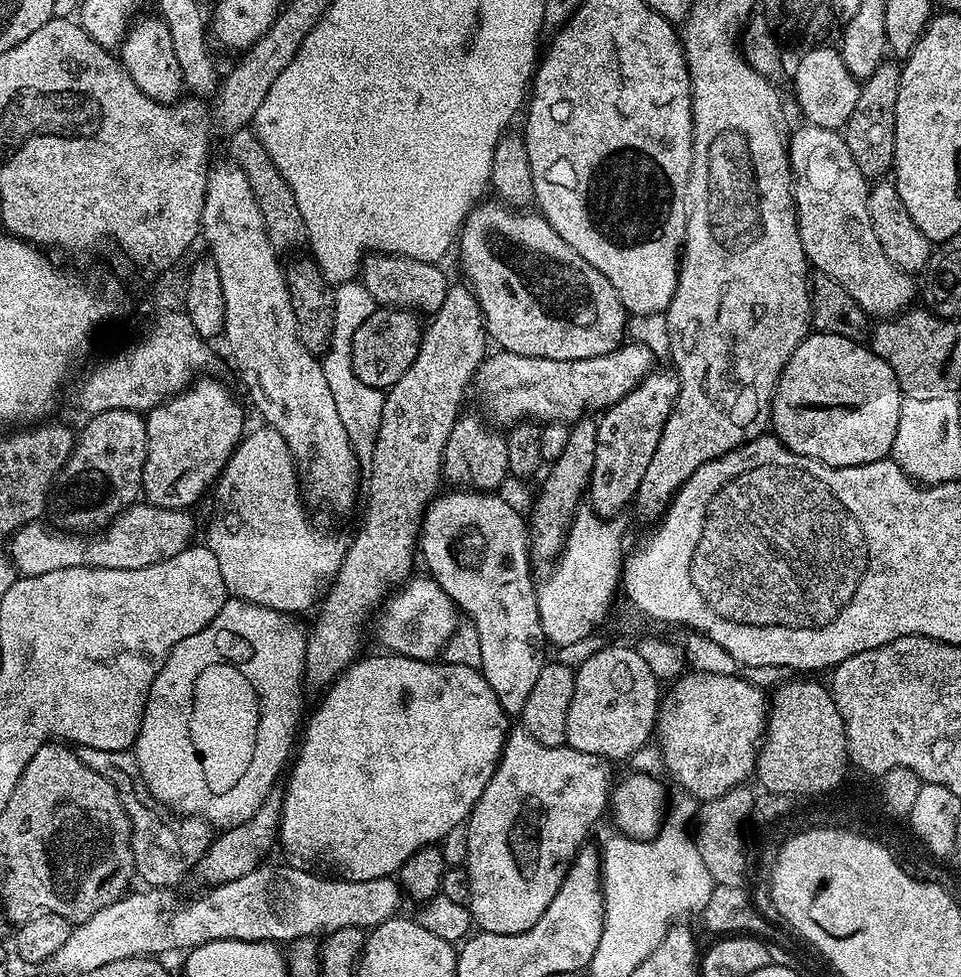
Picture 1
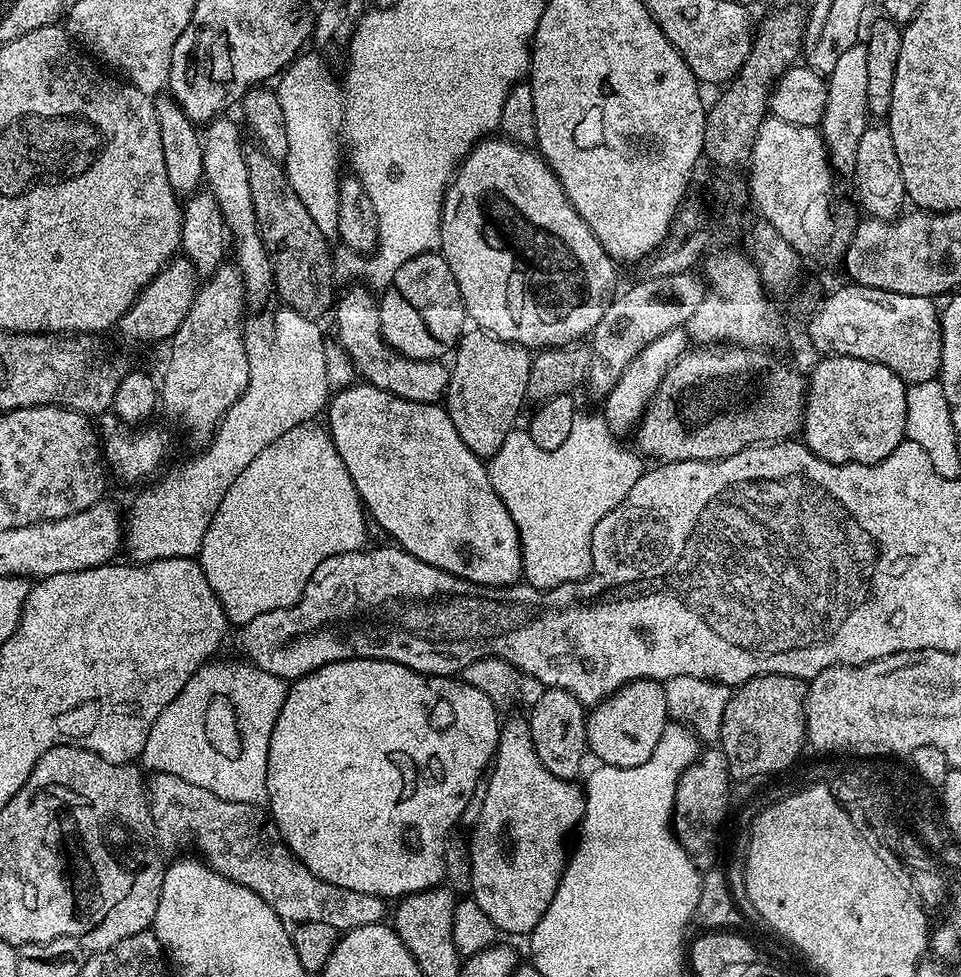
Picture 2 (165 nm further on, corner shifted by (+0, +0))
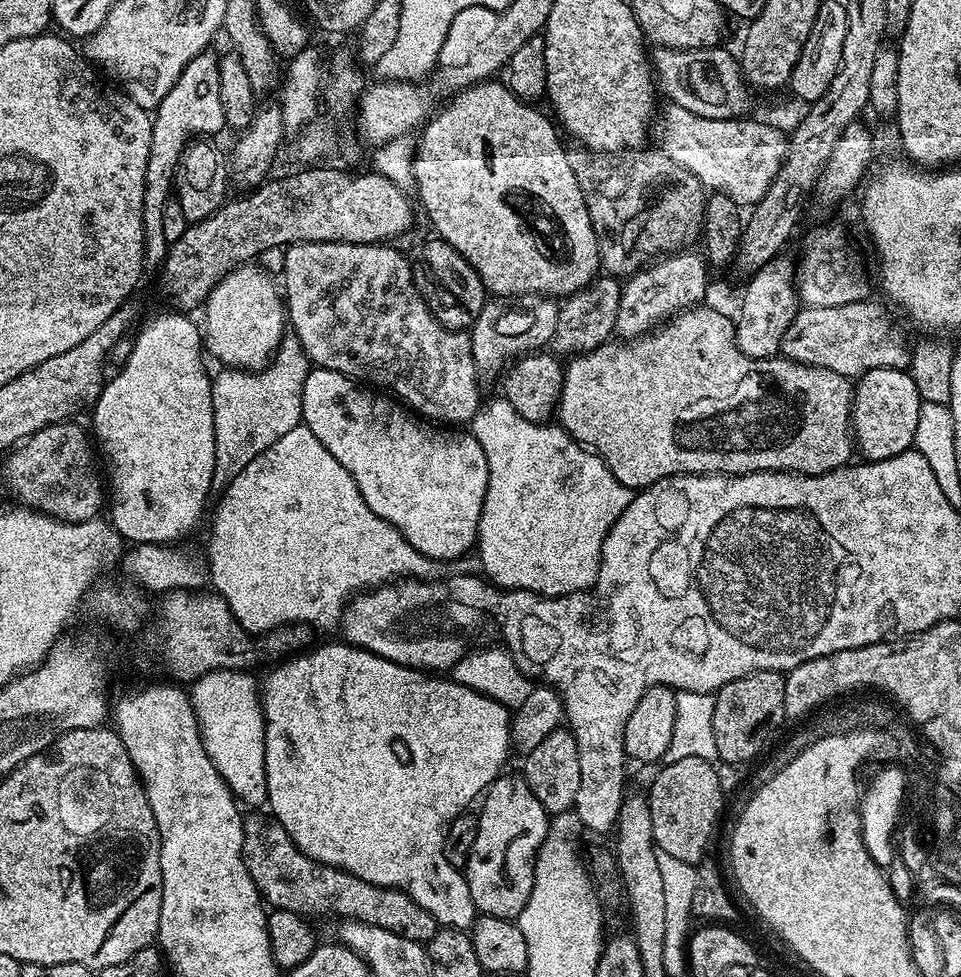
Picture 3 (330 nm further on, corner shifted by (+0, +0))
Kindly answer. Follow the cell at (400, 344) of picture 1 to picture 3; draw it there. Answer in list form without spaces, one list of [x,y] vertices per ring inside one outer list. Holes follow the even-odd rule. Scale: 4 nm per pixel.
[[[431,238],[420,248],[420,257],[412,264],[412,276],[416,279],[416,289],[426,302],[428,309],[447,328],[471,329],[472,323],[482,314],[486,303],[486,289],[480,275],[473,270],[470,262],[454,250],[446,241]],[[485,296],[485,297],[484,297]]]

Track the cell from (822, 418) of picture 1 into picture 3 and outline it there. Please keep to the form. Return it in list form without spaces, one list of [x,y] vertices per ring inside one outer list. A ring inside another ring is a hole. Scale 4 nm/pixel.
[[[902,368],[870,370],[855,381],[852,393],[852,434],[855,447],[865,461],[885,460],[909,451],[914,445],[914,430],[918,430],[918,410],[922,401],[918,389],[907,371]]]

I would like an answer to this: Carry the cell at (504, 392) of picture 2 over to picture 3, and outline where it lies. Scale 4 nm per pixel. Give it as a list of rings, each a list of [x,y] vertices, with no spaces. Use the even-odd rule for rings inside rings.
[[[536,298],[525,308],[507,308],[504,302],[485,303],[482,314],[472,323],[472,353],[477,373],[481,377],[499,377],[513,362],[522,356],[547,349],[554,338],[554,326],[558,326],[560,304],[552,298]]]

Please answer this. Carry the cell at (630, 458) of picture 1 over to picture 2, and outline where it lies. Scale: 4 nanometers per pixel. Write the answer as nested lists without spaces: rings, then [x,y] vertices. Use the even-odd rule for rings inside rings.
[[[683,327],[672,328],[668,333],[662,334],[660,338],[646,346],[644,350],[632,362],[626,366],[625,373],[618,380],[608,396],[603,397],[602,415],[604,421],[610,426],[612,433],[618,438],[631,433],[639,425],[649,402],[660,386],[662,380],[671,368],[680,361],[680,357],[689,351],[690,337]]]

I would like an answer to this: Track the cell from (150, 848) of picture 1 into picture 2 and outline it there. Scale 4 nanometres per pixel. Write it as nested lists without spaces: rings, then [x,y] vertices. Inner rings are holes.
[[[152,772],[146,780],[146,791],[148,794],[148,807],[152,809],[152,821],[156,827],[156,842],[161,849],[180,848],[183,844],[188,844],[193,840],[201,857],[212,867],[215,872],[222,874],[226,878],[230,878],[234,882],[238,882],[242,886],[246,886],[250,890],[254,890],[254,894],[258,894],[258,898],[262,898],[262,902],[266,902],[274,910],[274,914],[278,914],[280,919],[289,925],[305,924],[306,922],[326,922],[326,926],[334,926],[337,933],[343,934],[349,932],[351,928],[358,926],[374,926],[381,923],[384,917],[385,897],[375,896],[374,894],[362,894],[362,890],[346,890],[342,886],[334,886],[334,882],[326,882],[322,878],[318,878],[309,870],[305,864],[288,849],[288,843],[280,836],[280,831],[276,829],[276,824],[272,820],[271,815],[259,804],[247,804],[246,802],[230,802],[226,798],[218,798],[218,794],[210,794],[210,790],[202,790],[202,786],[194,786],[190,782],[186,782],[182,778],[178,778],[169,772]]]

